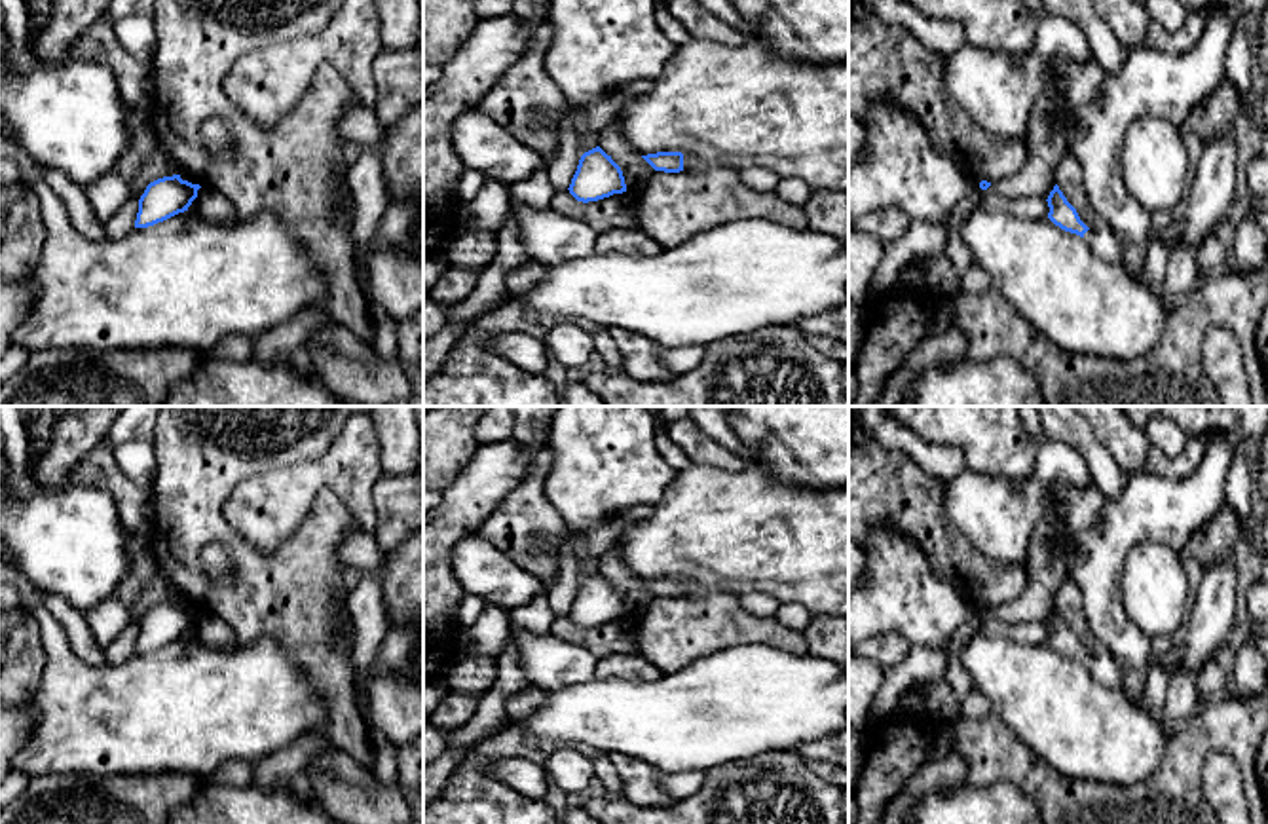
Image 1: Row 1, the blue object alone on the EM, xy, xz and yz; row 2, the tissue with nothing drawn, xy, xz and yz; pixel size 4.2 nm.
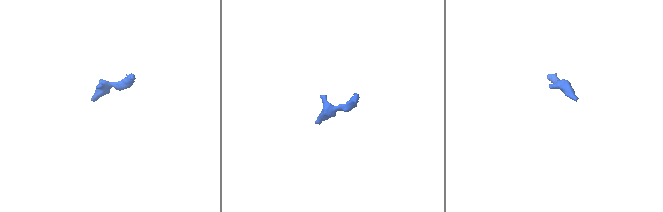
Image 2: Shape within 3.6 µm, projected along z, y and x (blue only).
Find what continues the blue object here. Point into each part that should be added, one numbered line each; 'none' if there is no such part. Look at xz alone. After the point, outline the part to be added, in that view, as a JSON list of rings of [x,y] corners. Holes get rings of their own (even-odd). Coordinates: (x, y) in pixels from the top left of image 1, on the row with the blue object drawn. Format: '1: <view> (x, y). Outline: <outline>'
none

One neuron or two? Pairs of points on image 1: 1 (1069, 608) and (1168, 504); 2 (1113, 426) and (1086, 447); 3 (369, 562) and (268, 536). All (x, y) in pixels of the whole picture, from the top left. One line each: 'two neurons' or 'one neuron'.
1: two neurons
2: two neurons
3: two neurons

